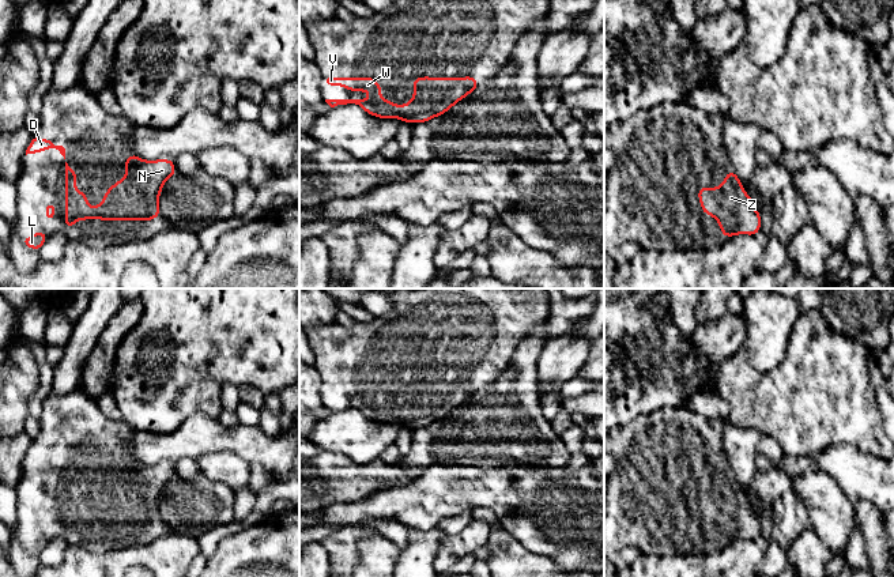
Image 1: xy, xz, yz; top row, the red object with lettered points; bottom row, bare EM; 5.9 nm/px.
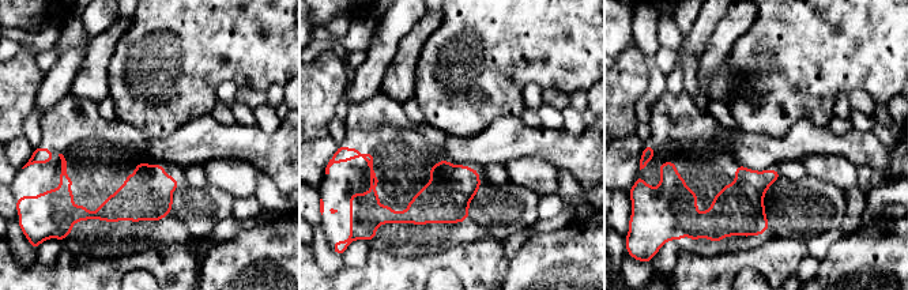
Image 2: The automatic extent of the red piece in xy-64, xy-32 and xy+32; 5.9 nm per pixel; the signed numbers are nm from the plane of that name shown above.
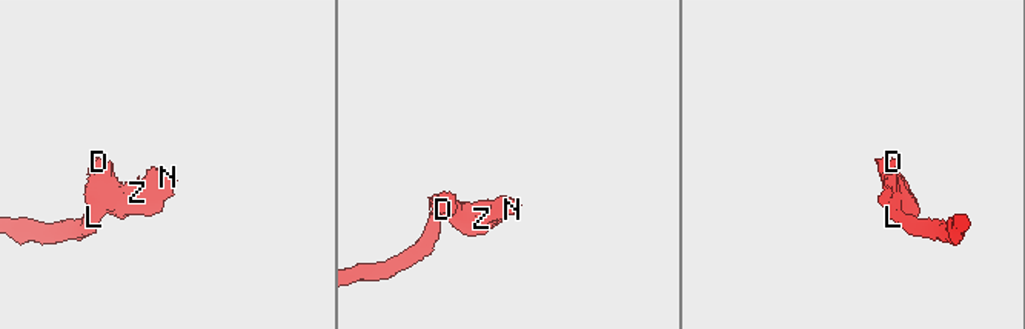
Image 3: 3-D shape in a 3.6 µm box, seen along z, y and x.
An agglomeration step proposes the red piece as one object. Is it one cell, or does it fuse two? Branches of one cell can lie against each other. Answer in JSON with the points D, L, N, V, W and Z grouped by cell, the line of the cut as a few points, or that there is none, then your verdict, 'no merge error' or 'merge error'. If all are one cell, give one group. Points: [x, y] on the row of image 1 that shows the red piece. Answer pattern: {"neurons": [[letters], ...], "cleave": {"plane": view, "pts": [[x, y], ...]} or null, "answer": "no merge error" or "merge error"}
{"neurons": [["D", "L", "N", "V", "W", "Z"]], "cleave": null, "answer": "no merge error"}

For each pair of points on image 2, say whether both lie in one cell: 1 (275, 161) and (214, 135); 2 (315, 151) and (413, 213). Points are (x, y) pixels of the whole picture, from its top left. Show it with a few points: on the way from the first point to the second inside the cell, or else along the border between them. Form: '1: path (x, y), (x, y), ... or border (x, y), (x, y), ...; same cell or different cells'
1: path (260, 149), (251, 143), (229, 140); same cell
2: border (339, 144), (324, 173); different cells

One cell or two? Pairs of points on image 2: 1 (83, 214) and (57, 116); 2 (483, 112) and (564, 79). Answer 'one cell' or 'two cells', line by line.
1: one cell
2: one cell

